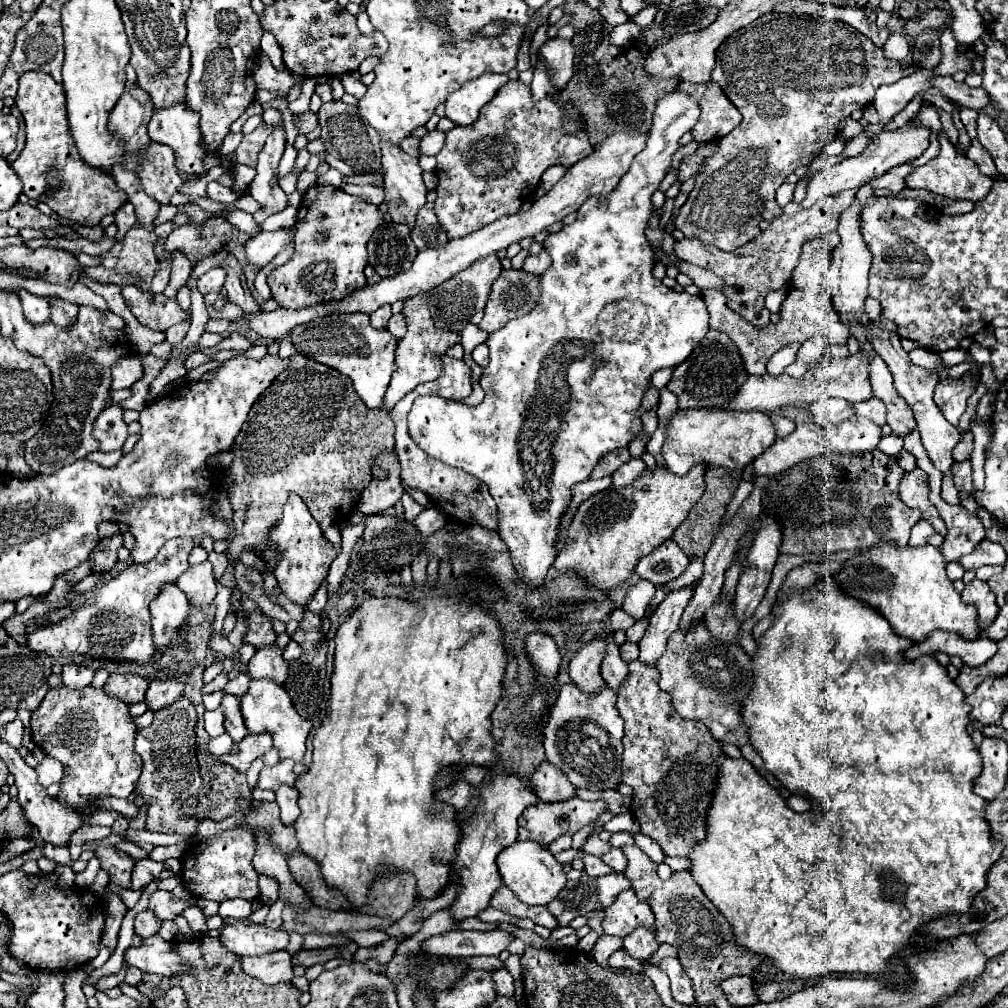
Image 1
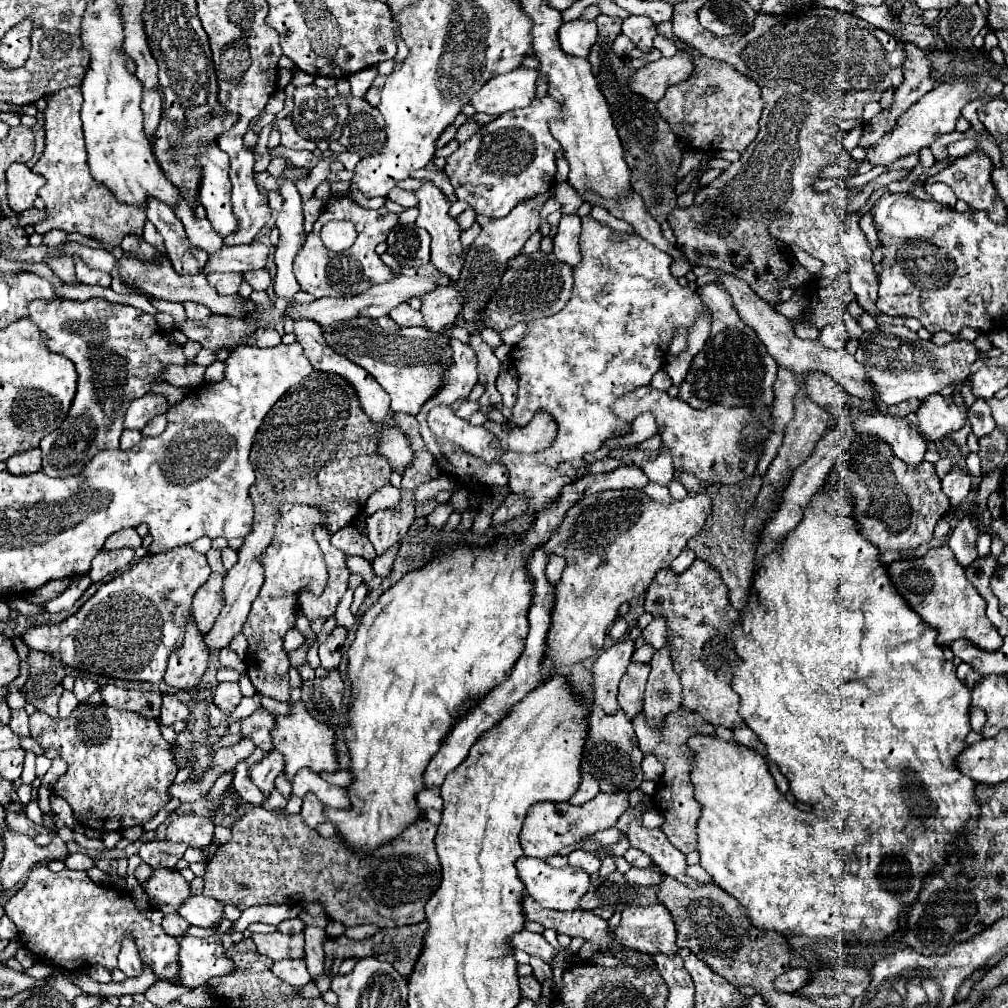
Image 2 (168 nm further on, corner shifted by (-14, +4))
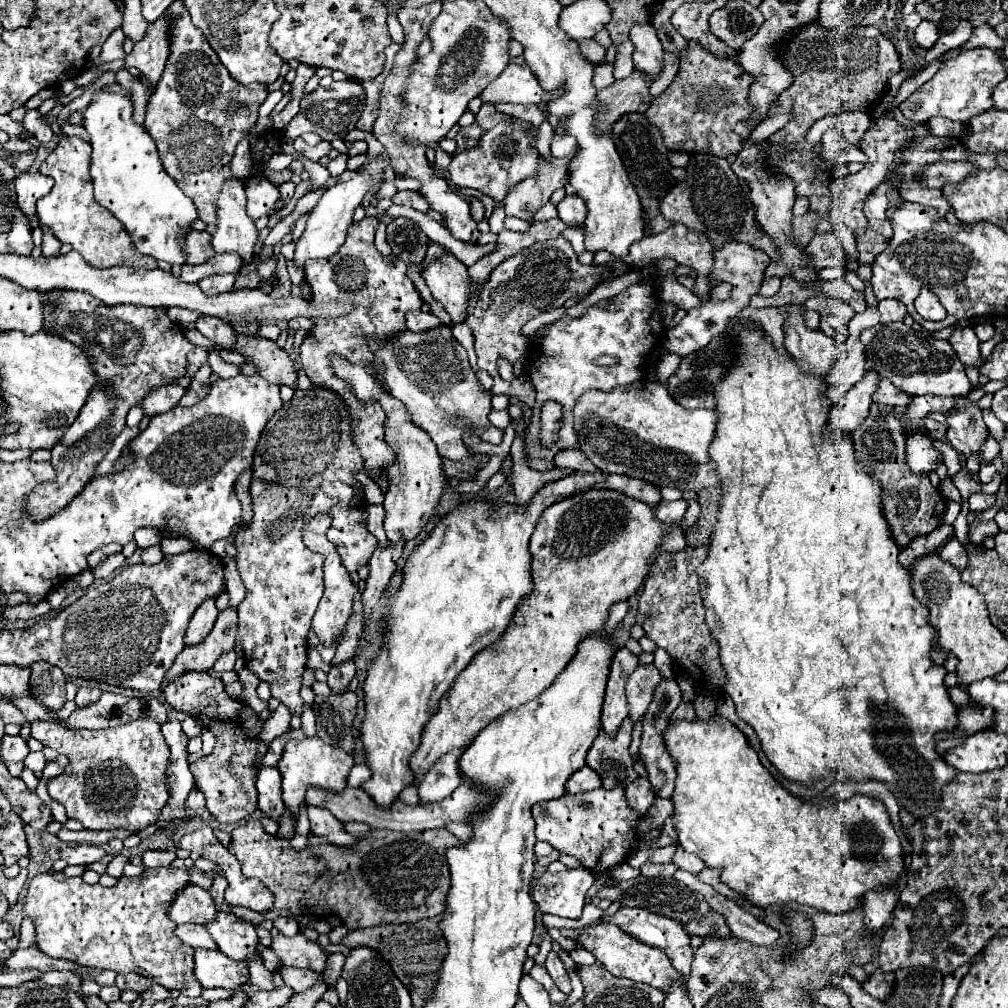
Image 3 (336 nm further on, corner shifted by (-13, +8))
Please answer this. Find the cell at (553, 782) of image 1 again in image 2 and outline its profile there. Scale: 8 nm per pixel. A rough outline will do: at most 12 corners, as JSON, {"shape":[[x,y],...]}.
{"shape":[[582,773],[580,787],[570,805],[582,805],[600,791],[590,773]]}

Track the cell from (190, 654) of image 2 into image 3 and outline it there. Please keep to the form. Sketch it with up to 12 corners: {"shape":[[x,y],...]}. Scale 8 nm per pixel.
{"shape":[[209,673],[167,703],[207,727],[215,751],[189,765],[215,821],[257,811],[263,721]]}

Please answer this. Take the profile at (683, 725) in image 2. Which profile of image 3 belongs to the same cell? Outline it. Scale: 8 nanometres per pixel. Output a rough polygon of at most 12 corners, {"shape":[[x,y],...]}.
{"shape":[[681,701],[671,719],[695,719],[695,709],[687,701]]}

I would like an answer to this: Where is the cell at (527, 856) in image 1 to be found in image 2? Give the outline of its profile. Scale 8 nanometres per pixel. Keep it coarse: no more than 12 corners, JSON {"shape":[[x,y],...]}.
{"shape":[[518,857],[528,895],[546,909],[578,909],[590,885],[582,869]]}

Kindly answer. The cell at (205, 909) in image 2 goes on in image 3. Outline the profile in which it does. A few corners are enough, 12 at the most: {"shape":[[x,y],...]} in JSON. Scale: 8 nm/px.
{"shape":[[219,913],[207,931],[235,961],[261,957],[251,923]]}

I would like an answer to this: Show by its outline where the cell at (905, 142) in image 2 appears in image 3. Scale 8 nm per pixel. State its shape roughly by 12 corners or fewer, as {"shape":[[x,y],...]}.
{"shape":[[963,49],[903,107],[915,123],[969,121],[1007,77],[997,49]]}

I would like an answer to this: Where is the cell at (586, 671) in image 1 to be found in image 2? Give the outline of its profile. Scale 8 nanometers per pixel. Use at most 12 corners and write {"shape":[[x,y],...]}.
{"shape":[[622,639],[592,665],[594,703],[616,713],[618,683],[634,653]]}

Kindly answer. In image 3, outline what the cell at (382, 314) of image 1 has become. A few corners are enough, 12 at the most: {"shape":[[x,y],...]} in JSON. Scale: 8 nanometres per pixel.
{"shape":[[407,313],[407,329],[415,333],[441,325],[433,313]]}

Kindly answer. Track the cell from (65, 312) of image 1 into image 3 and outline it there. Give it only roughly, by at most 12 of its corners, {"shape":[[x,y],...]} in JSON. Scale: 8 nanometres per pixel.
{"shape":[[43,233],[43,255],[57,255],[61,243],[51,235]]}

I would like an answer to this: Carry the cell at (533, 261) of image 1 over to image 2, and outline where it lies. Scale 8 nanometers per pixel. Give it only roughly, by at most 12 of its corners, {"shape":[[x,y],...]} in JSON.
{"shape":[[562,215],[554,237],[558,261],[578,263],[580,217]]}

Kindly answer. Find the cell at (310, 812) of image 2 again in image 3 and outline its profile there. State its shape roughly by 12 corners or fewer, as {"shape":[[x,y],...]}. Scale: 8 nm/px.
{"shape":[[309,807],[311,833],[337,847],[357,845],[327,809]]}

